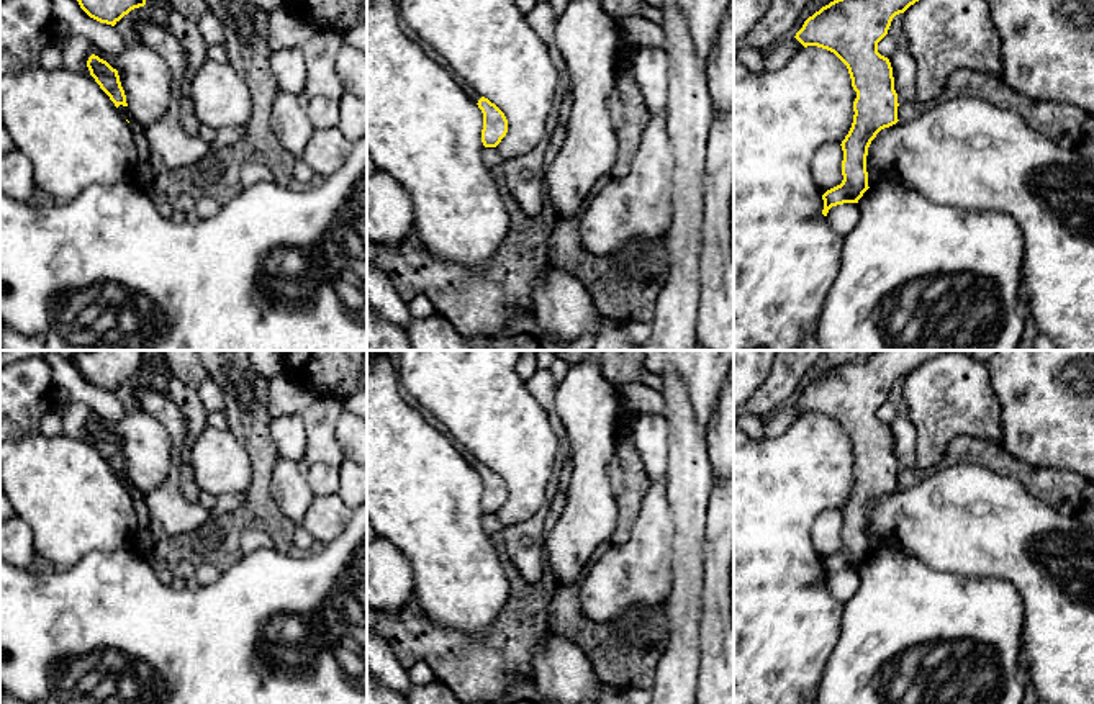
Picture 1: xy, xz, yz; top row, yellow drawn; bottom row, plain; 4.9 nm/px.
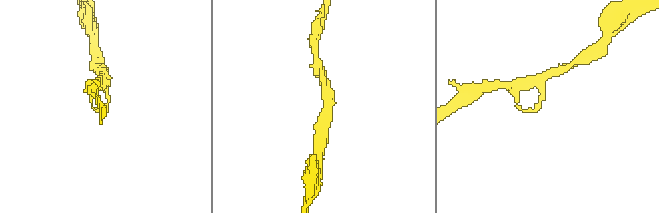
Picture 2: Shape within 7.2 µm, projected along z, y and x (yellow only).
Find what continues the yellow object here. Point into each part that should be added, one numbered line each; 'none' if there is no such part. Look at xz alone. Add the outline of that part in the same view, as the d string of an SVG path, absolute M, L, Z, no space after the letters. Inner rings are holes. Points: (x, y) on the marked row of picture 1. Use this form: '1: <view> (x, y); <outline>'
none

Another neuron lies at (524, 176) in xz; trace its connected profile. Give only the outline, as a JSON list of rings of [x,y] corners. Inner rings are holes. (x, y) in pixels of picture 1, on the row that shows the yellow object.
[[[547,136],[529,152],[501,162],[511,196],[529,211],[542,208],[545,198]]]

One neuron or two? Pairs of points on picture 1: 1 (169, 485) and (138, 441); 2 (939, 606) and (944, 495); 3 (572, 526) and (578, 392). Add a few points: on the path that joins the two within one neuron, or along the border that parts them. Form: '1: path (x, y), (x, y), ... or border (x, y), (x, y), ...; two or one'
1: border (171, 441), (171, 470), (146, 495); two
2: border (906, 552), (934, 568), (965, 573), (978, 580); two
3: path (587, 493), (587, 424); one

